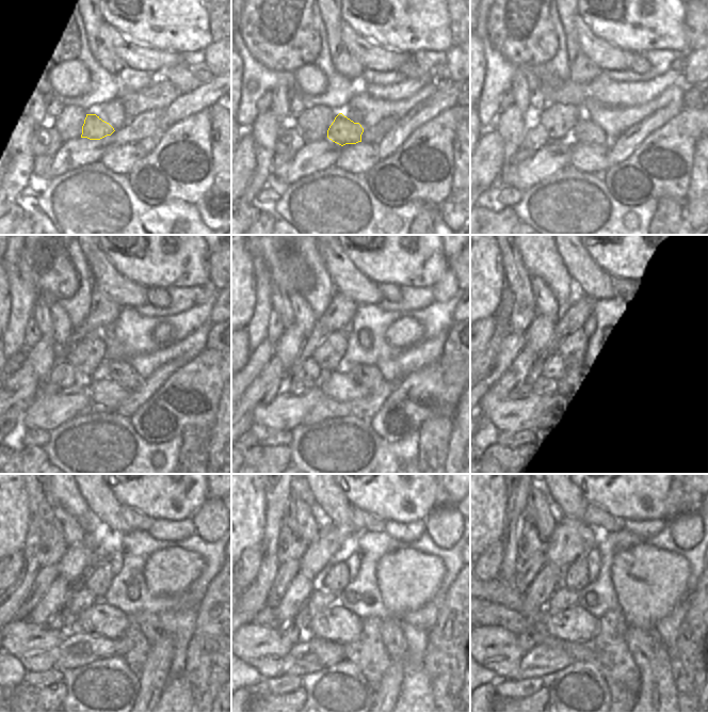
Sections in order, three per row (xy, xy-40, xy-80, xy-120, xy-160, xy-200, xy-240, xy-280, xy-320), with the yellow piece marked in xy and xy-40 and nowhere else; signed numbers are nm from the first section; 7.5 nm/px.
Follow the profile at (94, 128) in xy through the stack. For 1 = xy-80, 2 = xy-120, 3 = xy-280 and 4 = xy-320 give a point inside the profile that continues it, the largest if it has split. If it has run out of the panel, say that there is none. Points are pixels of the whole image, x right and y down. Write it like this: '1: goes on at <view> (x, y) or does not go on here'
1: goes on at xy-80 (585, 130)
2: goes on at xy-120 (119, 371)
3: goes on at xy-280 (416, 691)
4: goes on at xy-320 (658, 691)

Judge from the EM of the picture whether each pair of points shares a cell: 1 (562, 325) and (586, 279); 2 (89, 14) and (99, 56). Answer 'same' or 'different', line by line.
1: different
2: same

